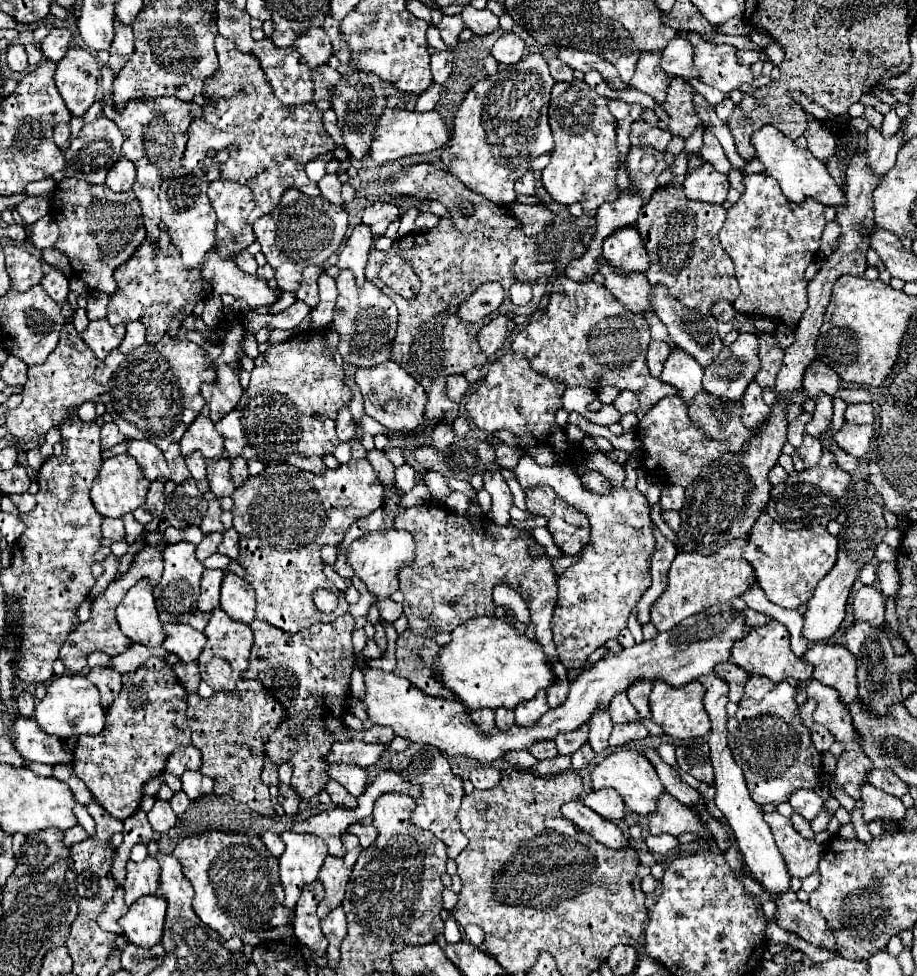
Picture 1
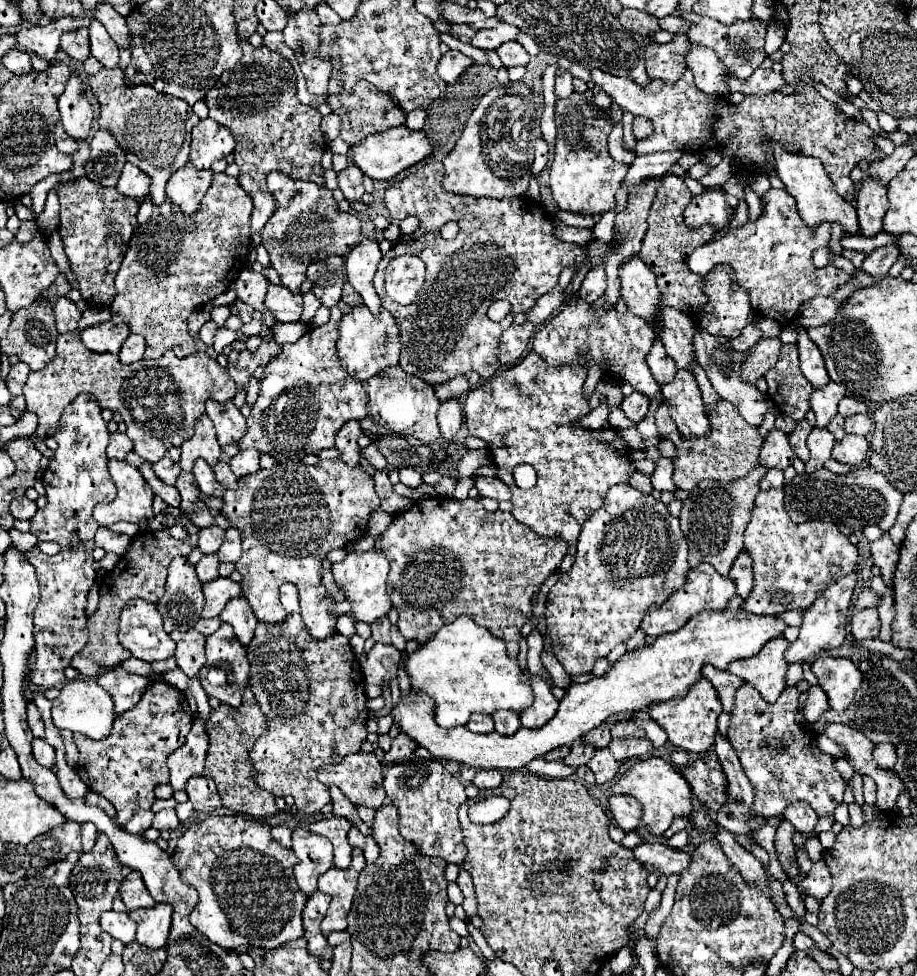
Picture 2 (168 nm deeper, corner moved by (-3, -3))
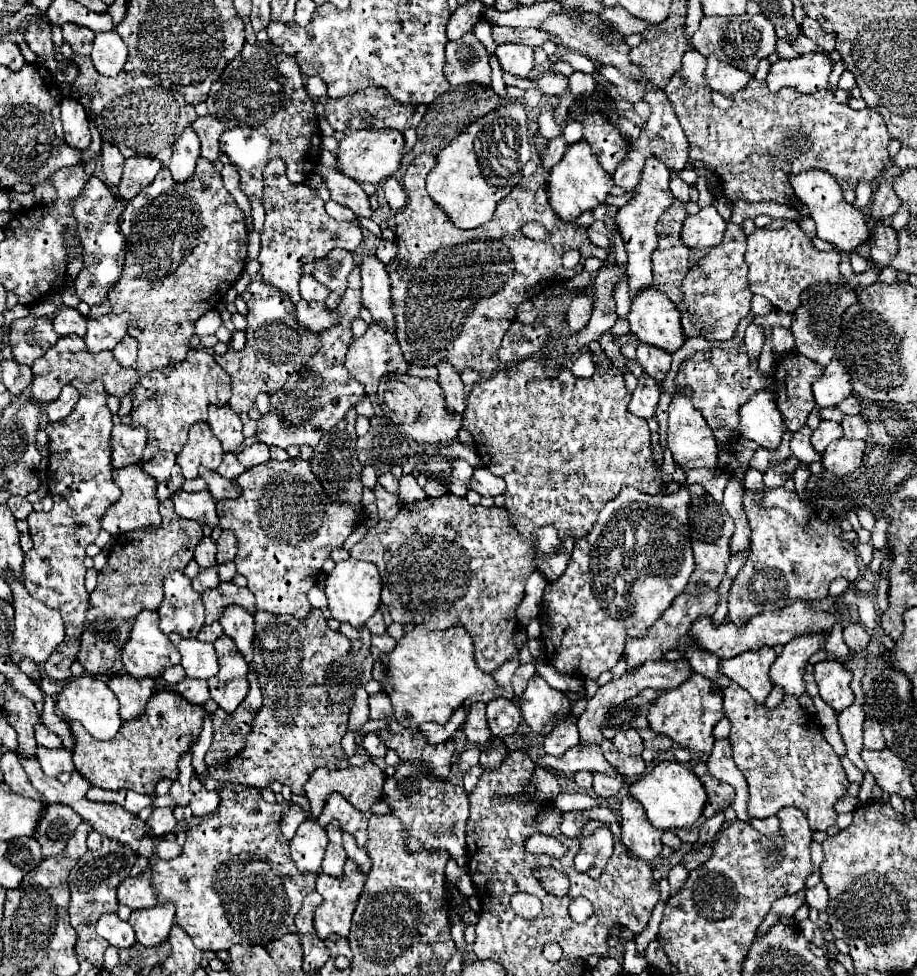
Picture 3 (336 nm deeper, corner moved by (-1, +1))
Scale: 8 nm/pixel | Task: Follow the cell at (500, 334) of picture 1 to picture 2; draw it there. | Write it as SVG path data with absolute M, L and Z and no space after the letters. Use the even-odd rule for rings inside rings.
M525 321L523 325L513 323L501 337L501 347L499 347L499 361L503 365L513 365L515 361L519 361L525 351L529 341L533 339L535 333L535 325Z

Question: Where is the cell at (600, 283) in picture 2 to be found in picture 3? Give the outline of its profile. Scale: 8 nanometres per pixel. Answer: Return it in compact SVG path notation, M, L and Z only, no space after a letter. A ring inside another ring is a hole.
M577 291L573 295L573 301L567 311L567 321L569 321L571 333L581 331L587 325L589 317L591 317L591 295L585 291Z

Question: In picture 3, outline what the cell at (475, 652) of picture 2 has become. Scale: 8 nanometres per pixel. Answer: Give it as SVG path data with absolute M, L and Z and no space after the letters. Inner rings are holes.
M457 623L445 631L431 631L427 625L415 625L403 639L397 641L395 651L387 655L387 667L391 667L391 683L385 687L393 703L393 713L399 725L413 729L425 721L445 725L451 715L477 693L501 691L501 685L493 675L479 669L475 663L475 643L463 625Z

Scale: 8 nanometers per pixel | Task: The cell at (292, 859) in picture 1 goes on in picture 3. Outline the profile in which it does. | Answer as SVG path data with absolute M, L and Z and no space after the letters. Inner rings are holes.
M307 819L299 825L289 847L291 859L301 873L319 873L327 849L327 833L315 819Z

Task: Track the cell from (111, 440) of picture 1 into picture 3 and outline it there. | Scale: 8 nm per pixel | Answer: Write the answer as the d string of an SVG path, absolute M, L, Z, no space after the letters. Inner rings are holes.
M115 425L111 431L111 465L125 467L139 463L139 457L145 449L147 431L143 427Z

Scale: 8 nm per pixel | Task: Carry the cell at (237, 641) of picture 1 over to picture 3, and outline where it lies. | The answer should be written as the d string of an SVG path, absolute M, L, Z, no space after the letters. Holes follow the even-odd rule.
M221 635L215 641L215 651L219 657L219 673L207 679L209 693L219 707L231 713L239 707L239 703L245 699L249 691L247 683L249 665L227 635Z

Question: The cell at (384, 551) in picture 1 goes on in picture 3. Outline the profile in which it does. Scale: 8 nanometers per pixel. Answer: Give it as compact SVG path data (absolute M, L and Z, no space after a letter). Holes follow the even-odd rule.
M345 559L337 561L335 569L329 573L325 583L325 595L329 599L331 617L337 621L347 621L353 627L363 627L365 621L379 609L379 593L381 593L381 577L377 565L371 561Z

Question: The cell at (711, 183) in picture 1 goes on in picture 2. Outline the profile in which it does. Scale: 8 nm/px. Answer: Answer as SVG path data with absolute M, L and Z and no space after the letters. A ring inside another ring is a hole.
M705 191L687 205L685 223L689 229L711 225L715 231L721 231L733 219L733 209L727 205L723 191Z

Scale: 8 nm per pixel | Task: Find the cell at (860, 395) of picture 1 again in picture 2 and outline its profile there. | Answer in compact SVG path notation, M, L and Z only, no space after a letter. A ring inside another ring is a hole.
M843 397L839 403L839 415L849 417L853 413L867 413L867 405L861 399L851 399L851 397Z

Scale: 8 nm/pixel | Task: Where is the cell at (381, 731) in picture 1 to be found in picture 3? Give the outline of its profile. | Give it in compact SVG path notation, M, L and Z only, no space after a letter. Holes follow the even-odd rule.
M367 733L367 737L363 739L363 747L369 751L369 755L375 755L375 757L385 757L387 753L387 747L383 745L381 737L375 733Z

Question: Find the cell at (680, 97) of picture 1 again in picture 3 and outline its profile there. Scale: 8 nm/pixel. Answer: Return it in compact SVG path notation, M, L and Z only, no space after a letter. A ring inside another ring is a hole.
M689 49L683 55L683 67L669 79L663 91L669 97L675 109L675 115L689 141L689 157L703 161L705 167L717 173L717 177L723 181L727 199L731 201L745 199L753 203L759 203L759 201L789 203L789 199L793 197L793 189L789 185L787 173L791 171L799 173L805 169L827 169L841 185L843 199L847 203L853 203L855 185L859 179L865 179L871 183L883 175L889 163L889 153L887 153L889 131L879 113L871 111L869 107L861 111L853 111L849 105L839 105L829 89L823 89L821 93L803 95L793 87L783 87L783 91L769 93L767 85L757 79L751 79L745 89L737 91L733 107L723 111L713 105L711 91L703 83L703 63L705 63L705 57L695 49Z

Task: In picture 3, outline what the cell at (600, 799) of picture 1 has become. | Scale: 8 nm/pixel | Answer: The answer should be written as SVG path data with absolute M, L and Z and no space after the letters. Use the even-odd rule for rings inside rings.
M635 797L621 799L621 841L637 857L651 861L661 853L663 831L647 823L643 805Z

